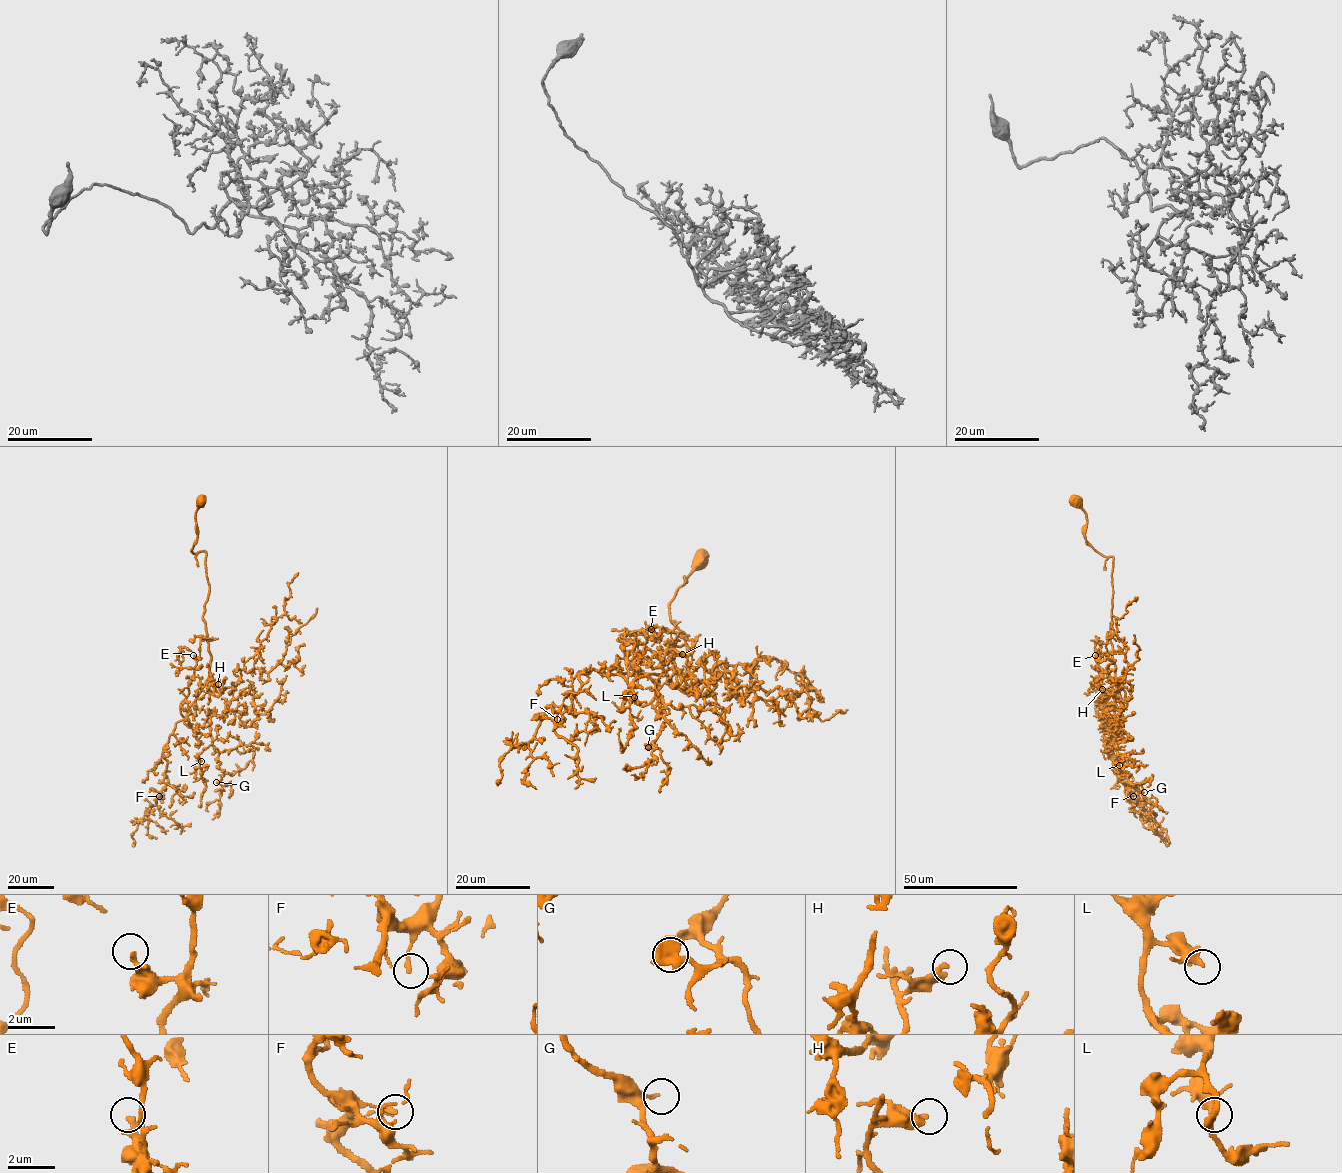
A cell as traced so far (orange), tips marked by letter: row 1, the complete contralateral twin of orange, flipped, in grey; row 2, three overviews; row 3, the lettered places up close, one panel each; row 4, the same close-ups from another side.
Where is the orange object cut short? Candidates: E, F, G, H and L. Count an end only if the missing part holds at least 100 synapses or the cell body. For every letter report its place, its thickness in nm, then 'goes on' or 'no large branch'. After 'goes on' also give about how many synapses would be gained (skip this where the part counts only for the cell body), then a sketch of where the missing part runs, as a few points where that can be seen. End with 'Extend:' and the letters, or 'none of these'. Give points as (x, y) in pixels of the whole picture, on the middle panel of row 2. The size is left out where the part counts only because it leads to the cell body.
E: place (651, 629); calibre 280 nm; no large branch
F: place (557, 719); calibre 170 nm; no large branch
G: place (648, 747); calibre 190 nm; no large branch
H: place (682, 654); calibre 360 nm; no large branch
L: place (634, 697); calibre 320 nm; no large branch
Extend: none of these

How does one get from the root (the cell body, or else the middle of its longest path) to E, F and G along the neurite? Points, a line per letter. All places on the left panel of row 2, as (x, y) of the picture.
E: (201, 501), (191, 550), (206, 554), (203, 618), (210, 671), (184, 716), (180, 704), (198, 658), (193, 655)
F: (201, 501), (191, 550), (206, 554), (209, 592), (203, 618), (209, 677), (164, 746), (168, 783), (159, 796)
G: (201, 501), (191, 550), (206, 554), (211, 658), (184, 723), (210, 734), (223, 772), (216, 782)

